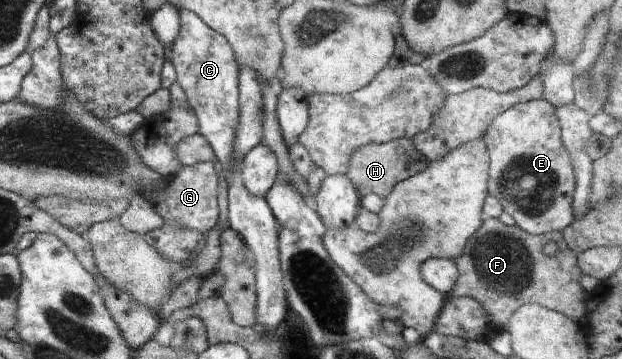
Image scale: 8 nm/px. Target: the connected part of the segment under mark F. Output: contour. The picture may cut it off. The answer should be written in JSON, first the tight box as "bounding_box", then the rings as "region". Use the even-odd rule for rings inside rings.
{"bounding_box":[447,218,587,325],"region":[[[499,218],[484,220],[464,247],[463,253],[455,259],[458,278],[447,298],[477,299],[495,325],[507,323],[507,319],[519,307],[527,304],[540,305],[562,313],[573,321],[579,321],[581,315],[587,315],[585,305],[581,309],[581,271],[577,267],[573,250],[563,237],[562,232],[547,232],[536,236],[517,225],[506,226]],[[550,241],[555,241],[558,247],[553,255],[543,252],[543,247]],[[517,291],[521,291],[521,295]]]}

